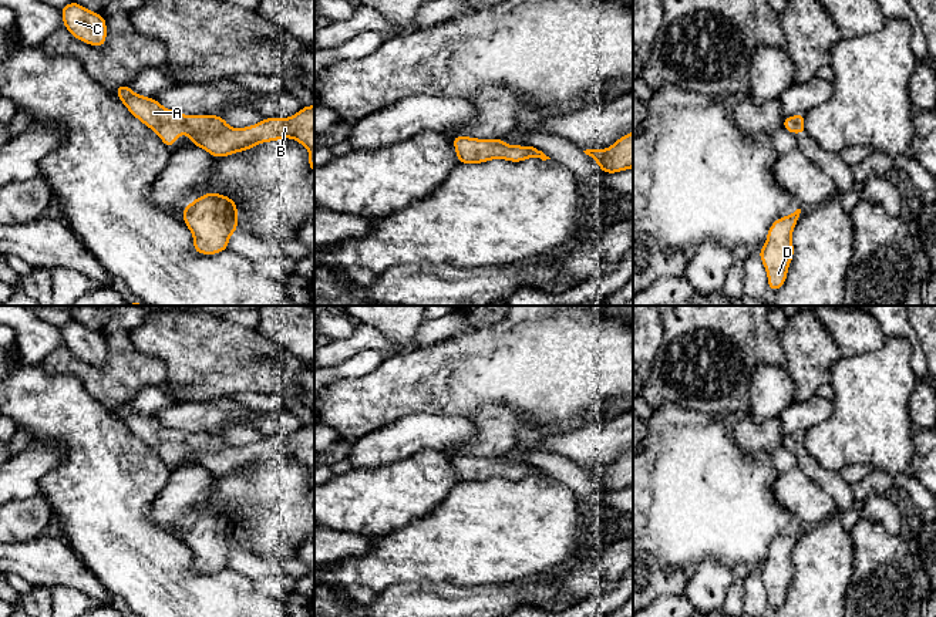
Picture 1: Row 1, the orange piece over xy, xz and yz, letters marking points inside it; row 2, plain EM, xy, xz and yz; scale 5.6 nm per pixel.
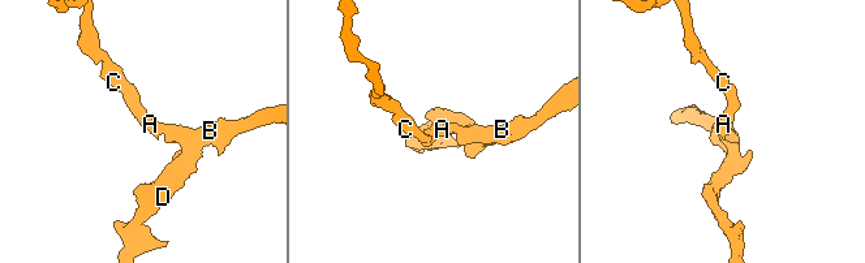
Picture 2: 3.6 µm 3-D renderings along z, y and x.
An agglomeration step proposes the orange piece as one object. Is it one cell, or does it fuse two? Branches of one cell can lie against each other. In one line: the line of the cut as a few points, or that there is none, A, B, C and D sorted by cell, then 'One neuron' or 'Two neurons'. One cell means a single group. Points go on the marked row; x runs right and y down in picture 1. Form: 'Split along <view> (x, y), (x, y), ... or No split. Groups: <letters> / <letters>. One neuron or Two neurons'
No split. Groups: A B C D. One neuron

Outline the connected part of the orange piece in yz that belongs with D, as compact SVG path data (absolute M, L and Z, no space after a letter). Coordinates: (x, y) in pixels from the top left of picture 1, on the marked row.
M801 209L772 222L767 232L767 242L758 252L765 273L768 289L777 291L787 280L789 263L794 257L792 230L798 223Z

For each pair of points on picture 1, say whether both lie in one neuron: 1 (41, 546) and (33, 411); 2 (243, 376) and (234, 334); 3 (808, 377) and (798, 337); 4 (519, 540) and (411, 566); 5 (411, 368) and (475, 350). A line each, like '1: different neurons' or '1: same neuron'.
1: different neurons
2: same neuron
3: same neuron
4: same neuron
5: same neuron

